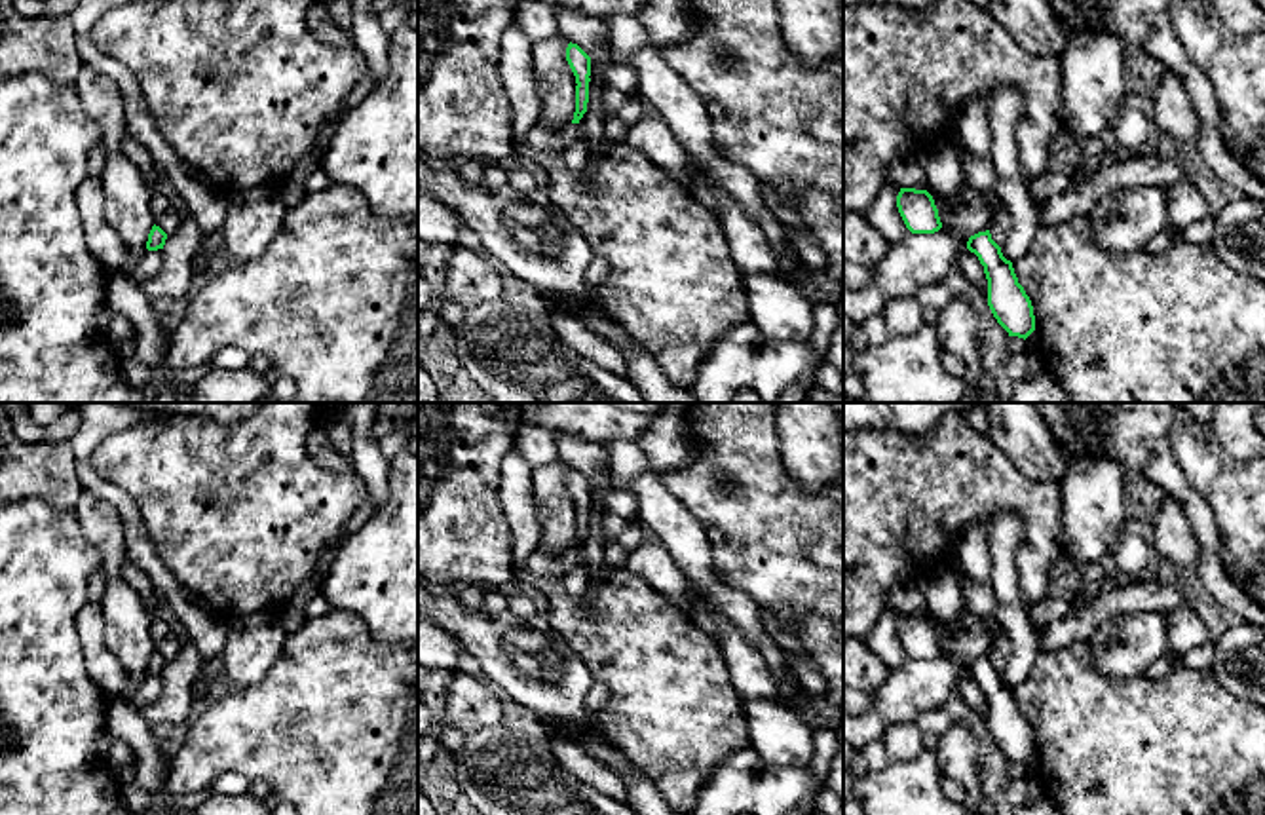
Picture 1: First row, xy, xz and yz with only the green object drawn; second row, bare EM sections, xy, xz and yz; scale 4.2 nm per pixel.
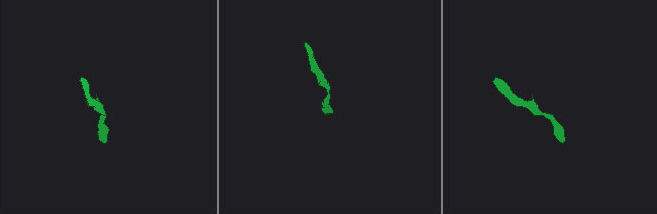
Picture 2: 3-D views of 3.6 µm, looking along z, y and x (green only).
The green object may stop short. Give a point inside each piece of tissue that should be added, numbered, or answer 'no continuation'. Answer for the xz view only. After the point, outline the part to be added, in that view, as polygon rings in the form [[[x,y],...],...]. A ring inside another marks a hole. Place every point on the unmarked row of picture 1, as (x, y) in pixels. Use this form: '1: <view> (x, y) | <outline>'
no continuation

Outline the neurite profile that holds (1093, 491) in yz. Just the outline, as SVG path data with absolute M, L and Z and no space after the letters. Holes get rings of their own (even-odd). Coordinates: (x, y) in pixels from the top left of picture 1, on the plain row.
M1083 450L1060 481L1062 555L1086 568L1111 553L1123 532L1128 473L1115 458Z

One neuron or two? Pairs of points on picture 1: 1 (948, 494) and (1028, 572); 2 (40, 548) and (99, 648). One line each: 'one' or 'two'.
1: one
2: two

